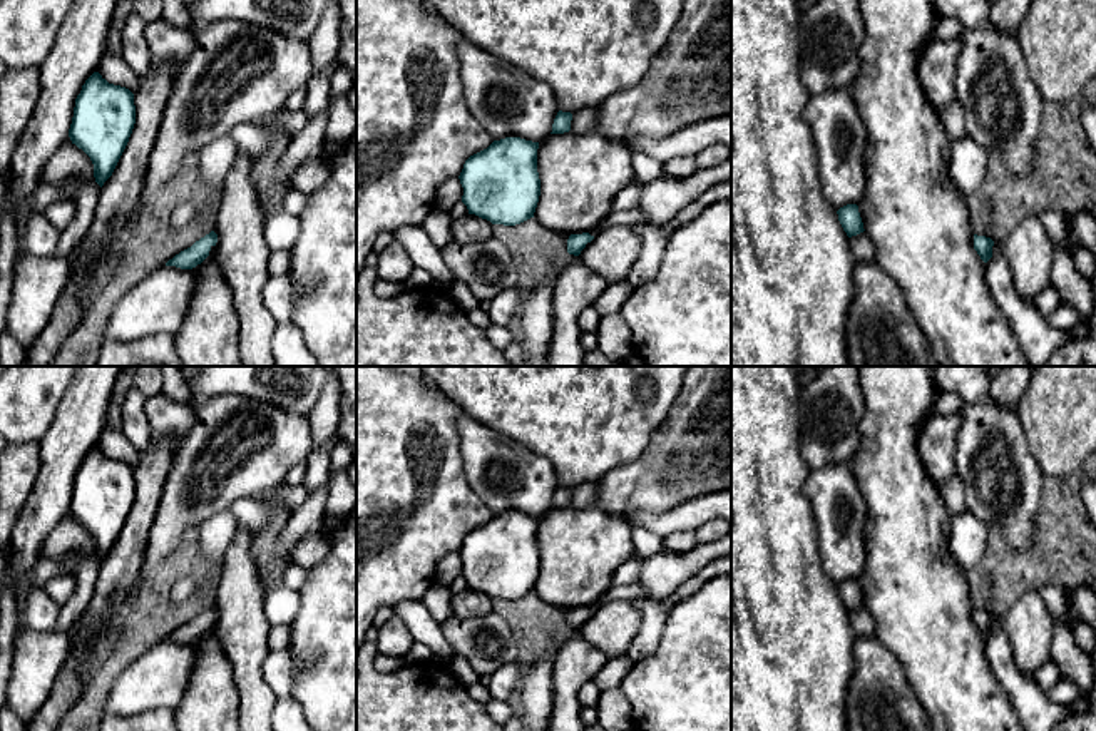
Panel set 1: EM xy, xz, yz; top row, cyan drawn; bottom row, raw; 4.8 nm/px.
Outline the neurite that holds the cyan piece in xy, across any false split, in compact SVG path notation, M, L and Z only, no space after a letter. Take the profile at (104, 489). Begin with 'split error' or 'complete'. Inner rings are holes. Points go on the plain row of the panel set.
complete | M94 447L75 473L69 512L90 532L100 562L112 550L134 498L134 468Z

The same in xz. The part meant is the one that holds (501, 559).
complete | M505 512L470 530L458 550L469 589L504 601L534 592L540 570L537 524L539 517Z

